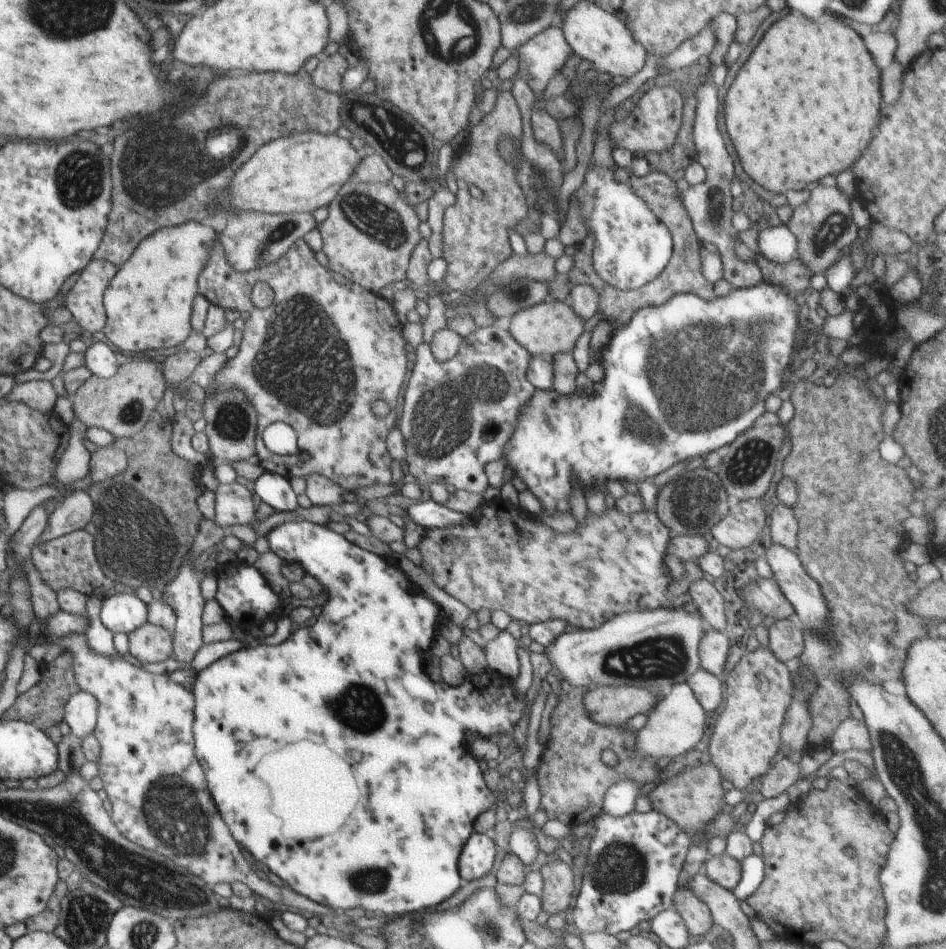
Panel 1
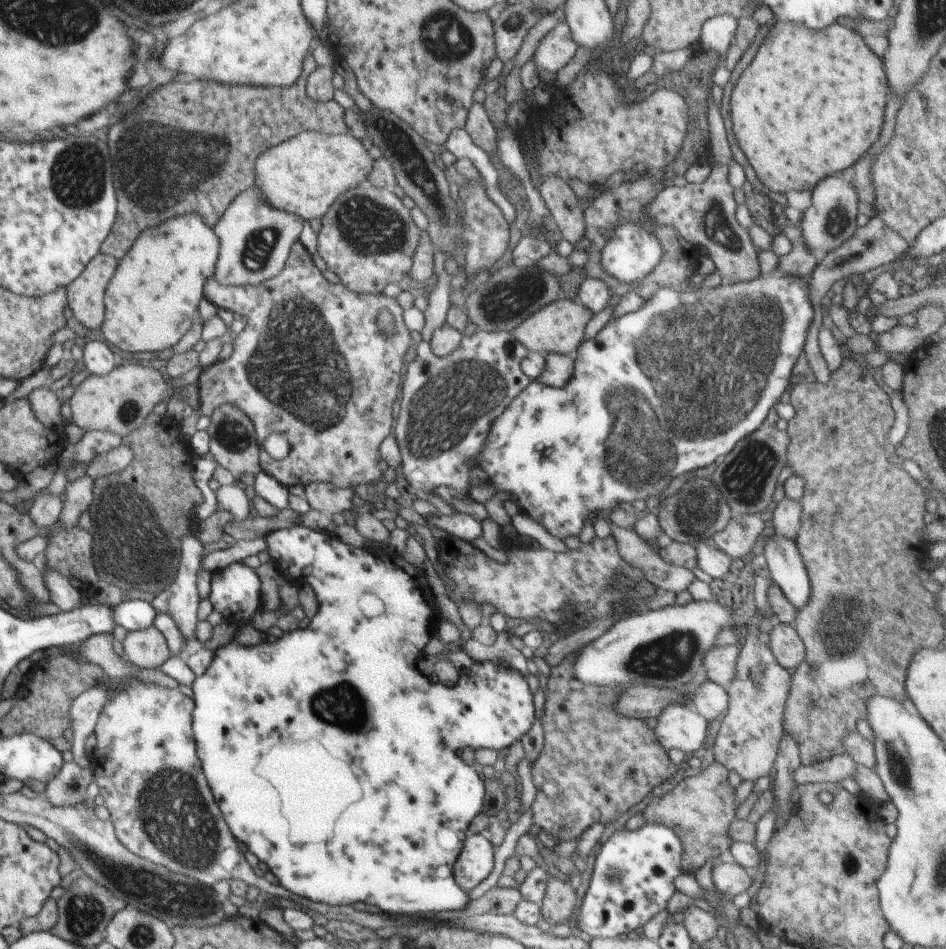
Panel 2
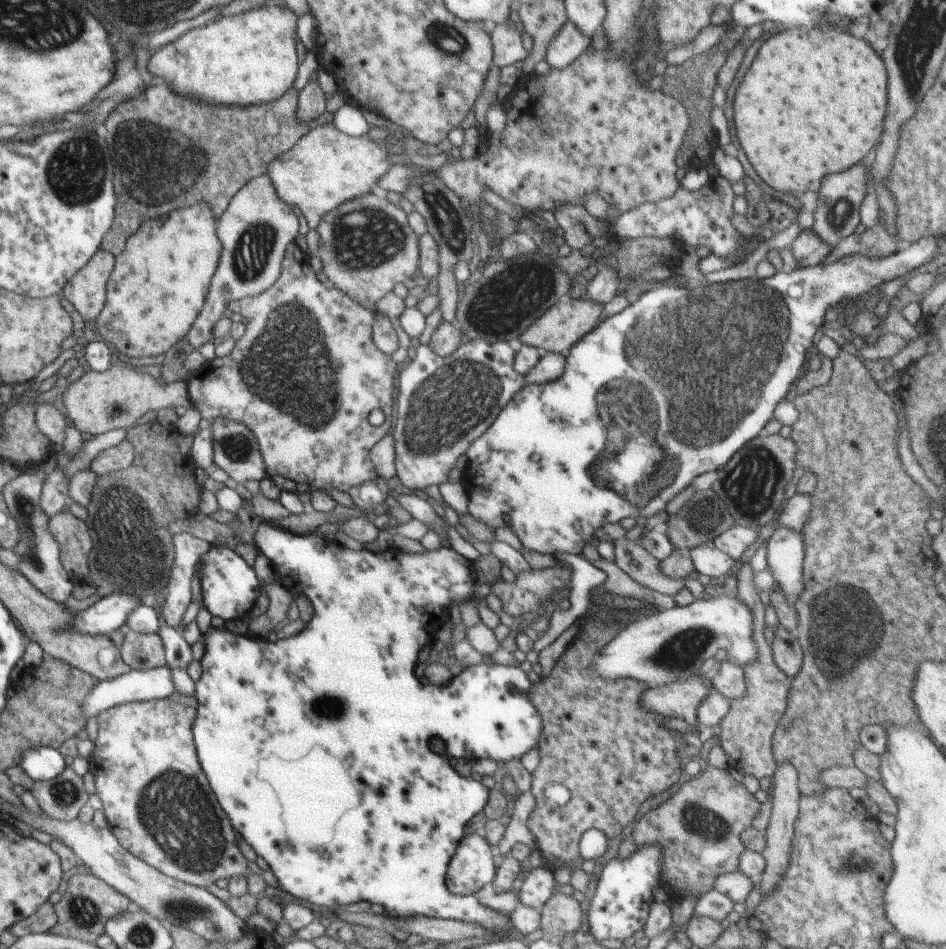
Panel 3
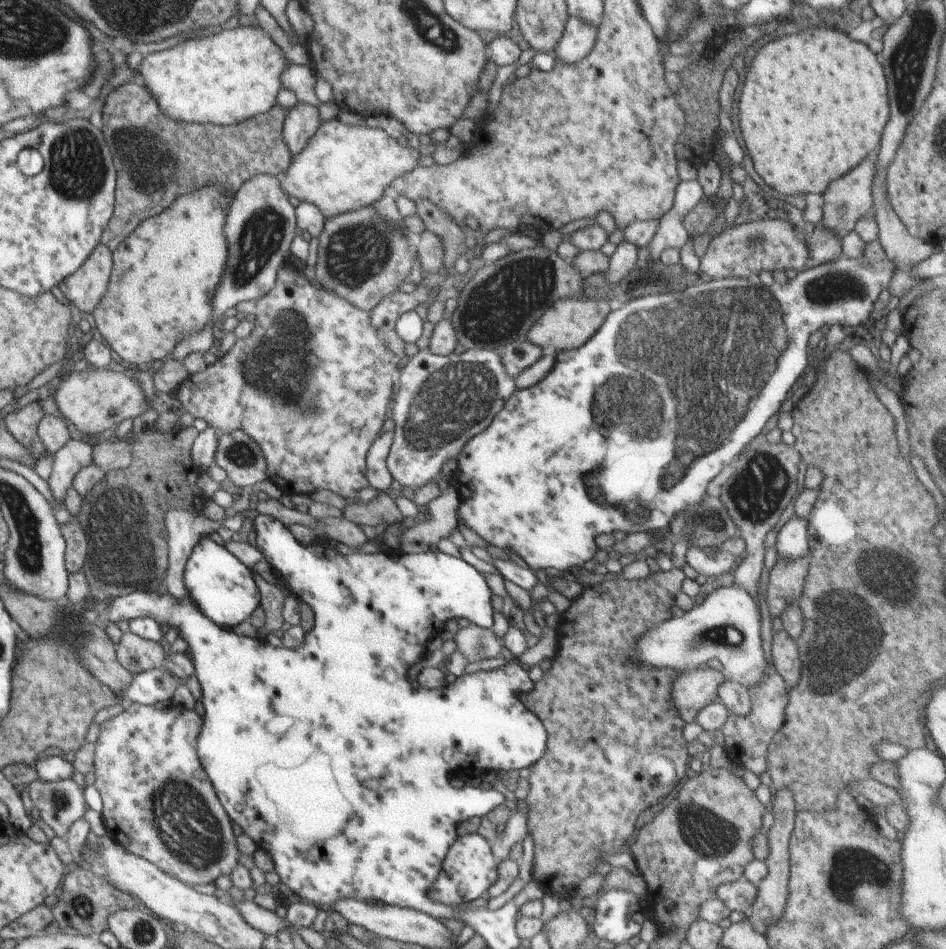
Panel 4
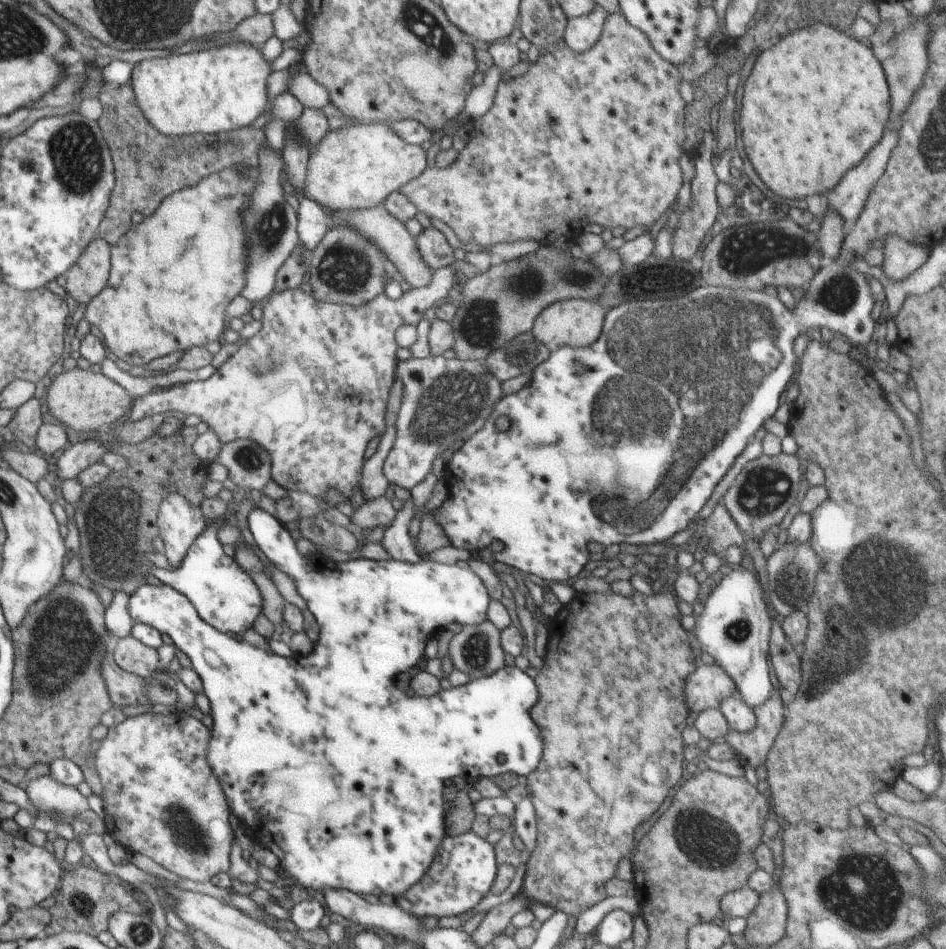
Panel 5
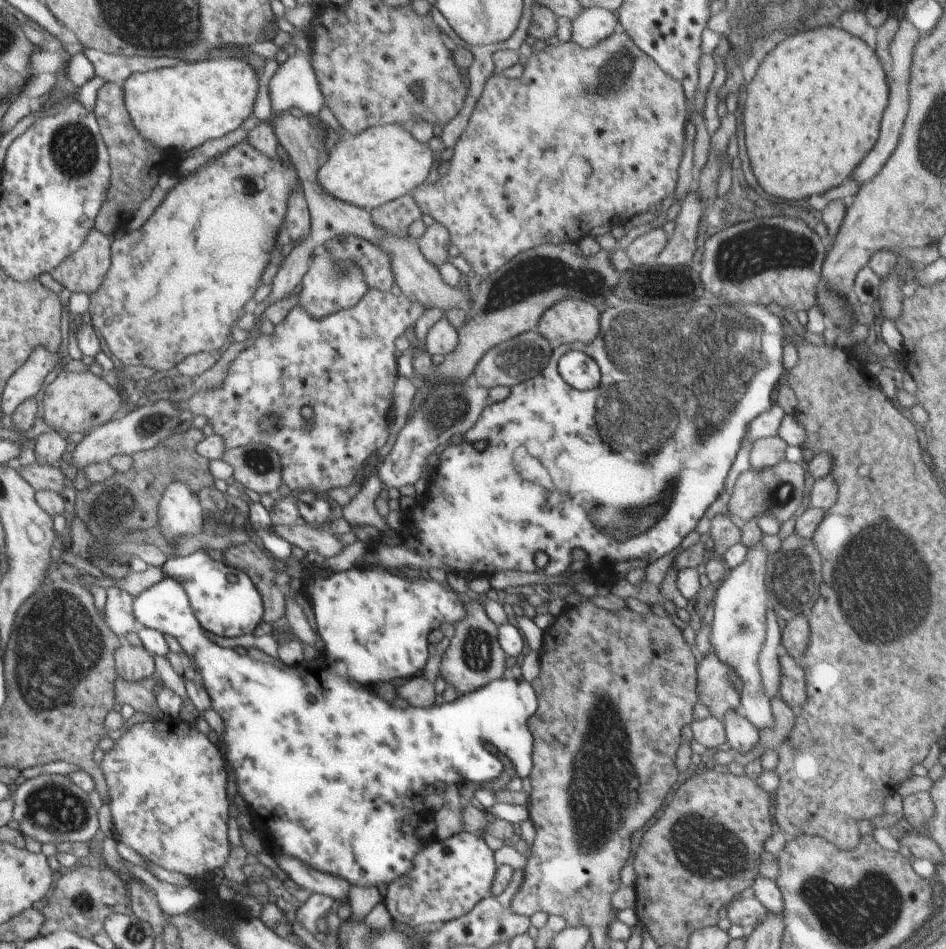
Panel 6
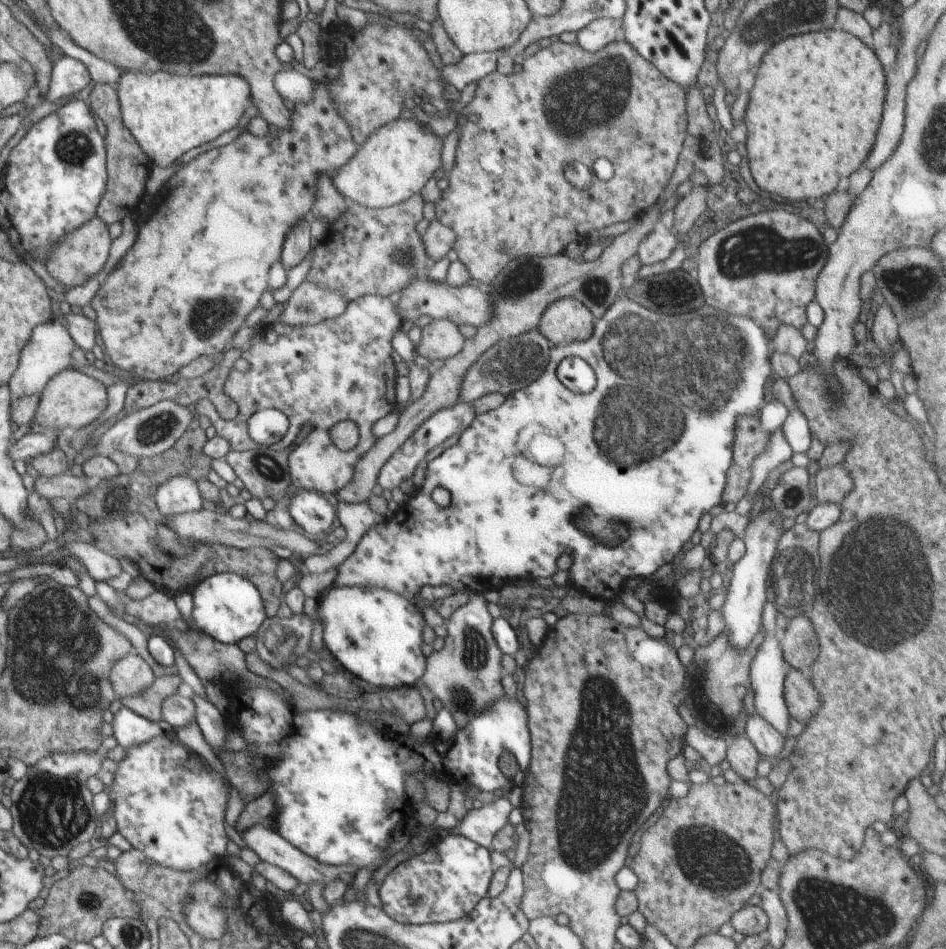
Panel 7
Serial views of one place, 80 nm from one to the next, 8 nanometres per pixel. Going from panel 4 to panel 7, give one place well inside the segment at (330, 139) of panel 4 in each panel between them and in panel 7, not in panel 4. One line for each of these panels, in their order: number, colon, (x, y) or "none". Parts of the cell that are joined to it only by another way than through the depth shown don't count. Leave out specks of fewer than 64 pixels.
5: (359, 167)
6: (383, 163)
7: (395, 163)

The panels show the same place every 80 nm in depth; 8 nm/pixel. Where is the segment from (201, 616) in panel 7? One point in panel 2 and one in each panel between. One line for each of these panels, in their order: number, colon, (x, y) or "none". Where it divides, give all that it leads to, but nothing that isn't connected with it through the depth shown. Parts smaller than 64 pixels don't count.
2: (235, 592)
3: (229, 587)
4: (223, 587)
5: (222, 593)
6: (225, 600)

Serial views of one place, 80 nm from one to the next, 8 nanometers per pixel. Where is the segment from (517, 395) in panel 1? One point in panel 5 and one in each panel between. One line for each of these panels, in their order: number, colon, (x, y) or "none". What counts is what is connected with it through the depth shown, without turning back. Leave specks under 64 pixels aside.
2: (448, 404)
3: (444, 403)
4: (441, 402)
5: (447, 401)

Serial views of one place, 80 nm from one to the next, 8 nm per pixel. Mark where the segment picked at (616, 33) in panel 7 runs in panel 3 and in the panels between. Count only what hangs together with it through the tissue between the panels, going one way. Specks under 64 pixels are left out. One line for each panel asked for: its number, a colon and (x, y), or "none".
3: (567, 45)
4: (578, 38)
5: (581, 32)
6: (590, 27)

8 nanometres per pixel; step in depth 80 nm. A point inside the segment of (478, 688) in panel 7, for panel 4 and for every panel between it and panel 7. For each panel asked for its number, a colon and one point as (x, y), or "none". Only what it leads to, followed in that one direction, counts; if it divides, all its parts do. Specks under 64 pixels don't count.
4: (476, 644)
5: (476, 649)
6: (473, 659)

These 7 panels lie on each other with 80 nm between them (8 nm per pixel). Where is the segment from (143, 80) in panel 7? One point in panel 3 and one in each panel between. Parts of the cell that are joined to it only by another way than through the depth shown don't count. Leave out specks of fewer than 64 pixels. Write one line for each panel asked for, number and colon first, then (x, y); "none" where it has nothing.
3: (247, 60)
4: (226, 79)
5: (215, 92)
6: (178, 108)

